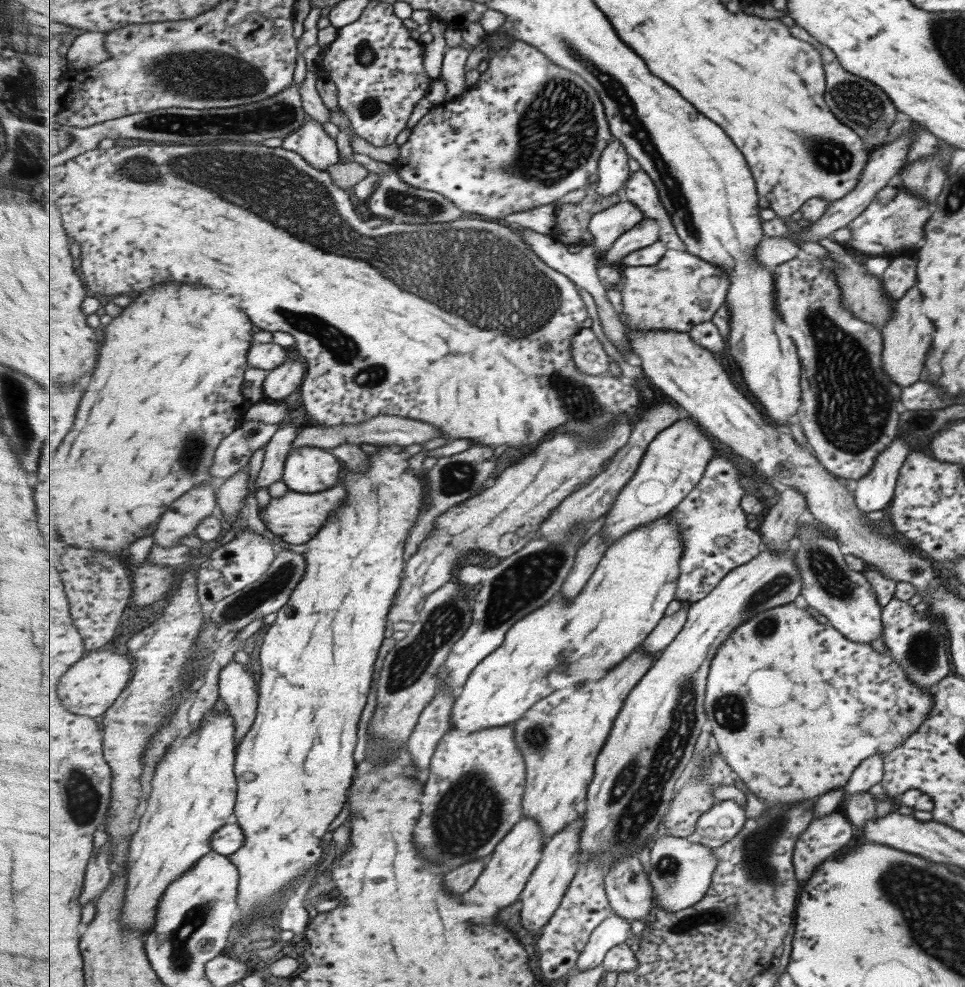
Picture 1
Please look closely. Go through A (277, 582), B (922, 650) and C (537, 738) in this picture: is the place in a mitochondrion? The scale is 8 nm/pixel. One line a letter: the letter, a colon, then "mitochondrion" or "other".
A: mitochondrion
B: mitochondrion
C: mitochondrion

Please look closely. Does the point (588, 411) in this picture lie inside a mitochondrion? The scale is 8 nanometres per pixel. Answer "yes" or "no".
yes

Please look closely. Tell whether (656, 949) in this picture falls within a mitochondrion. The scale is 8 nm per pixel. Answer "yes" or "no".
no

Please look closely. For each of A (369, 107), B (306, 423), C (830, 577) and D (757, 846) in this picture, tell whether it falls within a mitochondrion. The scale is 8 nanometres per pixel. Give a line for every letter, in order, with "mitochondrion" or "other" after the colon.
A: mitochondrion
B: other
C: mitochondrion
D: mitochondrion

